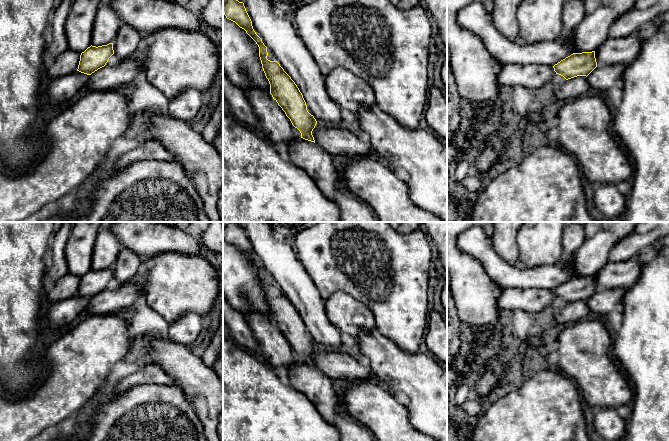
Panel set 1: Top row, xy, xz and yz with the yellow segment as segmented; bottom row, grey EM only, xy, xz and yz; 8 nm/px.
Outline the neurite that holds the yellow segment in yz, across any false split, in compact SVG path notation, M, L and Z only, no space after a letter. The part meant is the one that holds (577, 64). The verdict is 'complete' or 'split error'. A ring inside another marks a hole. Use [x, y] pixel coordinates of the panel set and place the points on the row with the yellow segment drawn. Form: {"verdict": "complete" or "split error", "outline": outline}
{"verdict": "complete", "outline": "M595 51L573 53L553 66L556 74L566 80L577 76L588 76L597 67Z"}

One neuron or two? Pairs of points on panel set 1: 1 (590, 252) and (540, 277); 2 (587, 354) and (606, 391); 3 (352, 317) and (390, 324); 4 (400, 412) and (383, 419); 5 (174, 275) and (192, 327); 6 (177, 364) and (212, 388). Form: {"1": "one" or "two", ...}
{"1": "two", "2": "one", "3": "two", "4": "one", "5": "two", "6": "one"}

